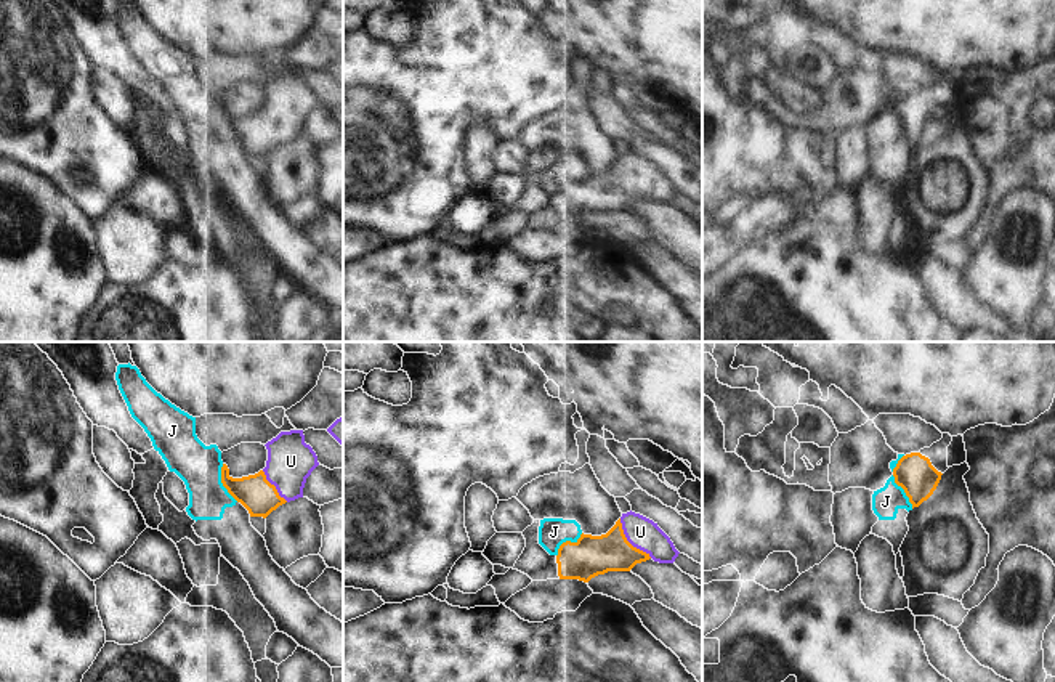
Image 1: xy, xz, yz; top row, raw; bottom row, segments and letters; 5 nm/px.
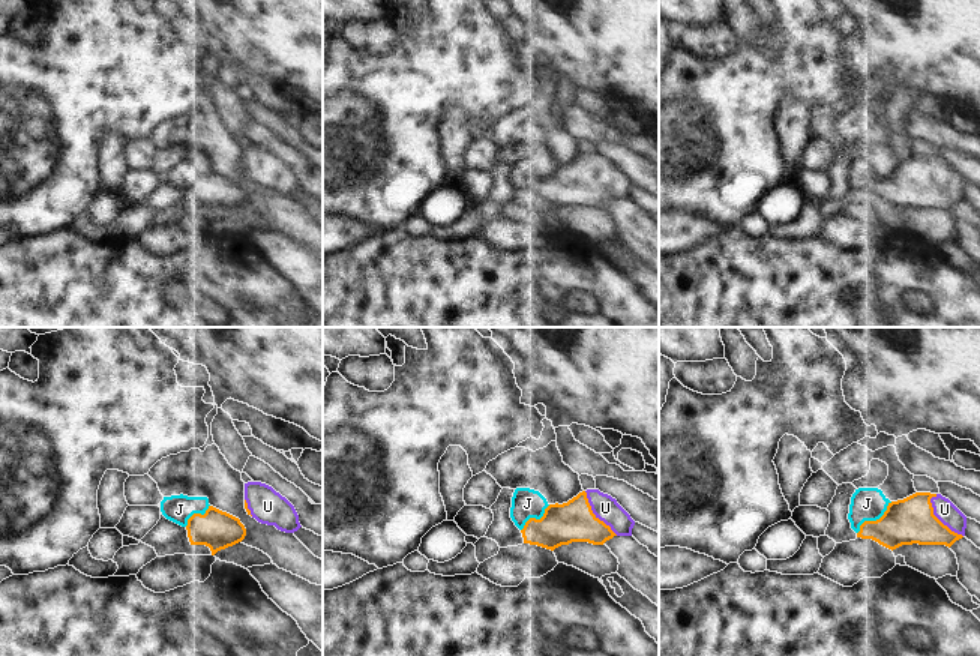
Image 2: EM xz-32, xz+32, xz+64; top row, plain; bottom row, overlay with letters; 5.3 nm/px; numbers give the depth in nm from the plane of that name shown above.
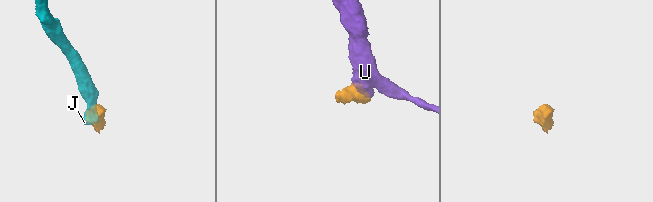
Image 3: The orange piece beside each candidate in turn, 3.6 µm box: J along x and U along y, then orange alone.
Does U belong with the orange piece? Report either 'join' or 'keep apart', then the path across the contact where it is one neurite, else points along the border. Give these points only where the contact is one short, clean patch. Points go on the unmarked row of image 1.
join; way xz (590, 196), (618, 191), (627, 182), (640, 172)

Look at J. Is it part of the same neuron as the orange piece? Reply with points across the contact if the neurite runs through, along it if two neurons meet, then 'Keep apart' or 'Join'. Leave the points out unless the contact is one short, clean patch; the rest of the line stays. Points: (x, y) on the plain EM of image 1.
Boundary: xy (222, 105), (222, 125), (238, 142). Keep apart.

